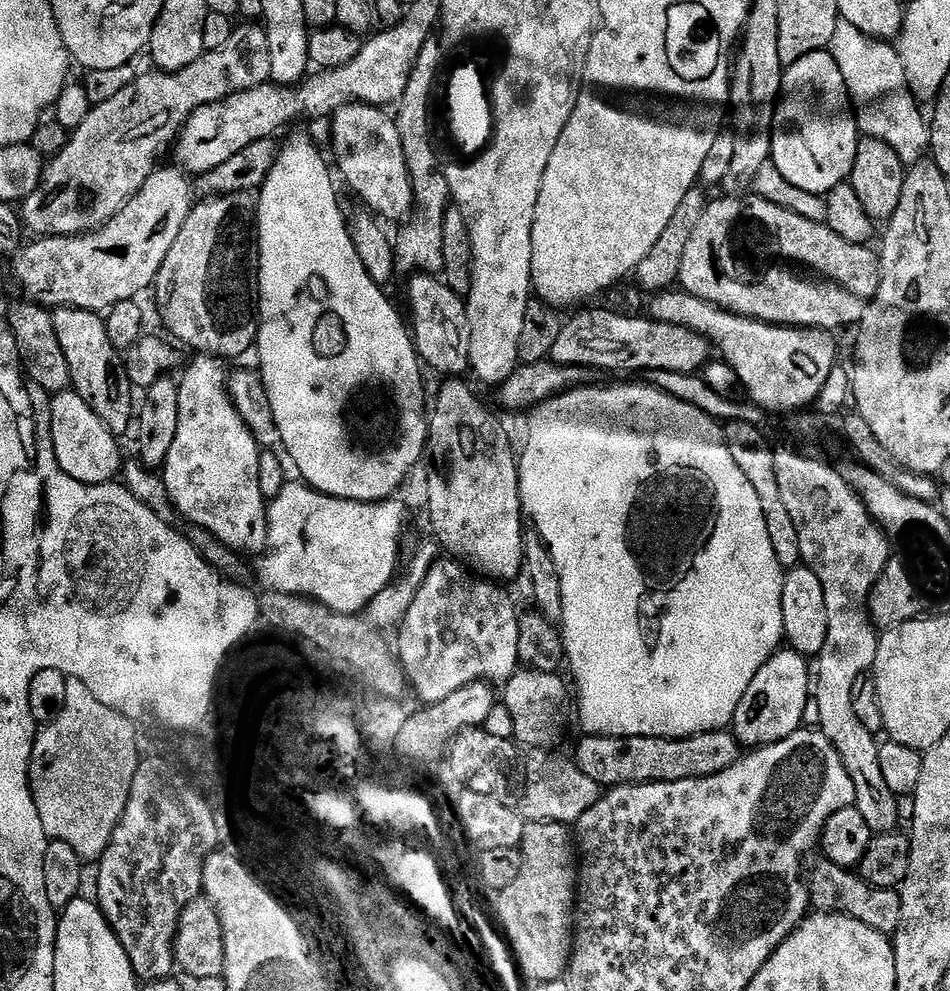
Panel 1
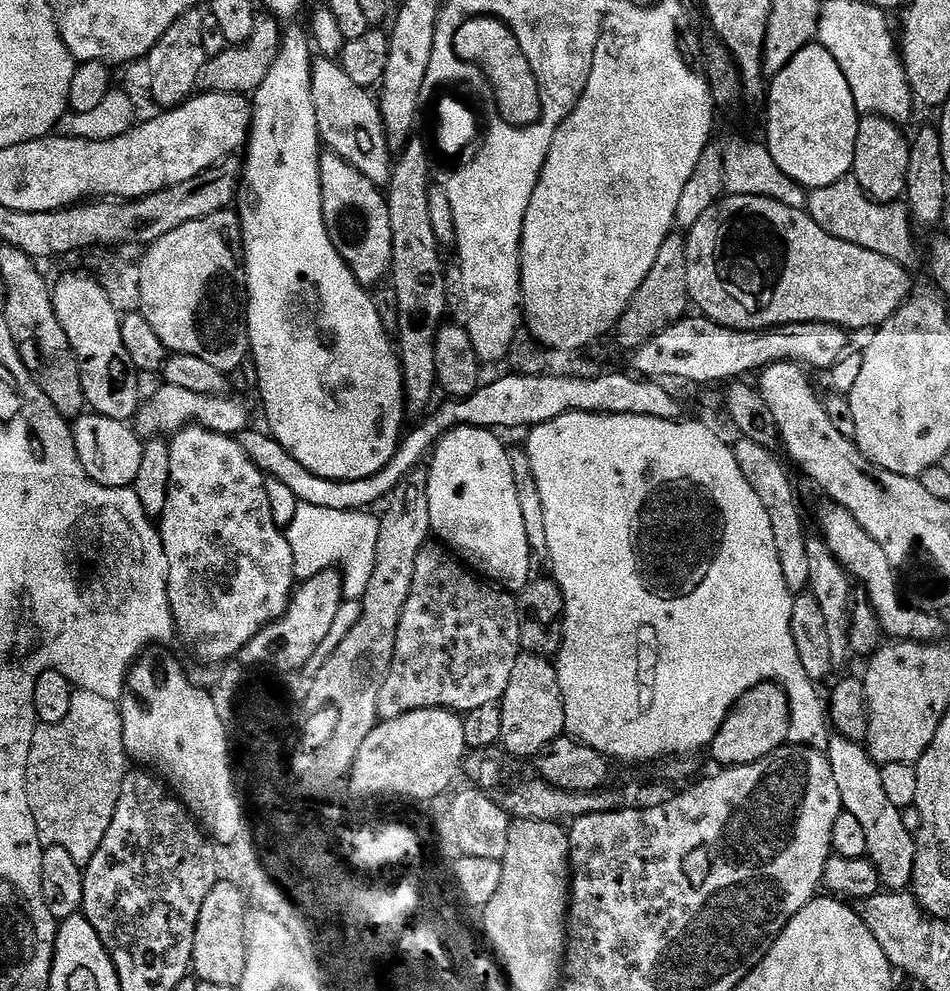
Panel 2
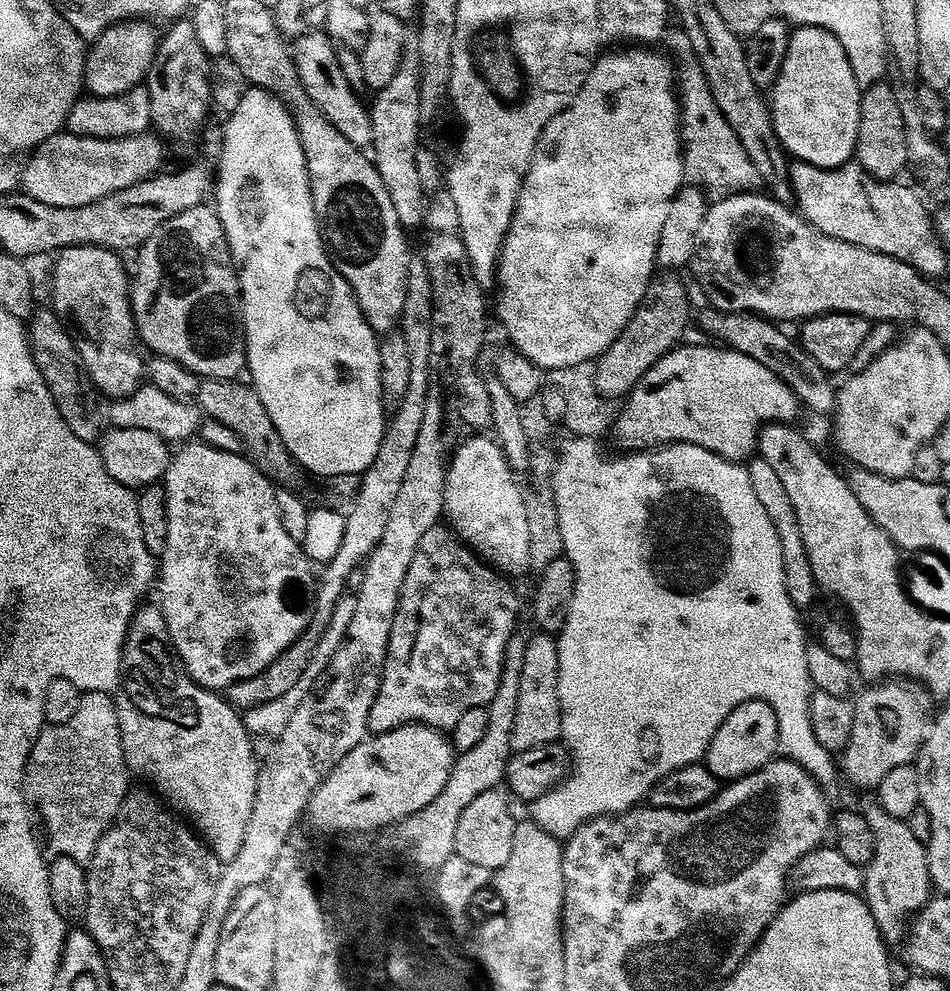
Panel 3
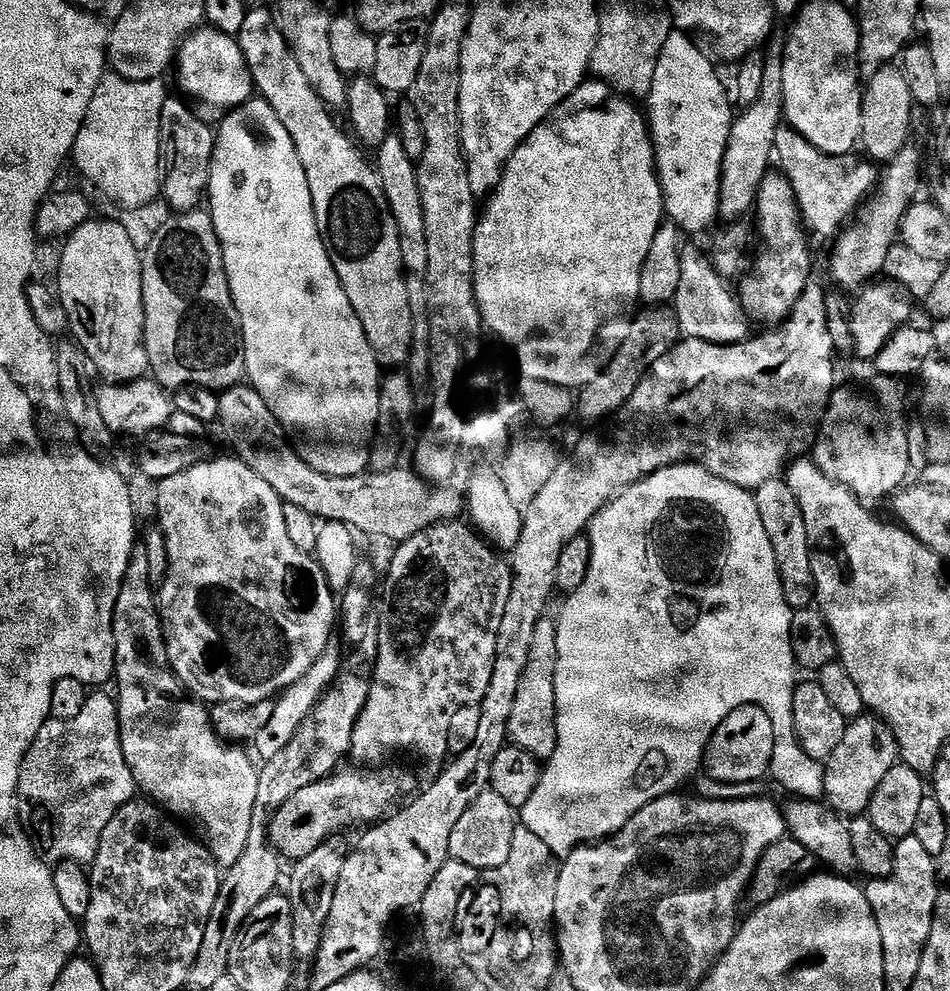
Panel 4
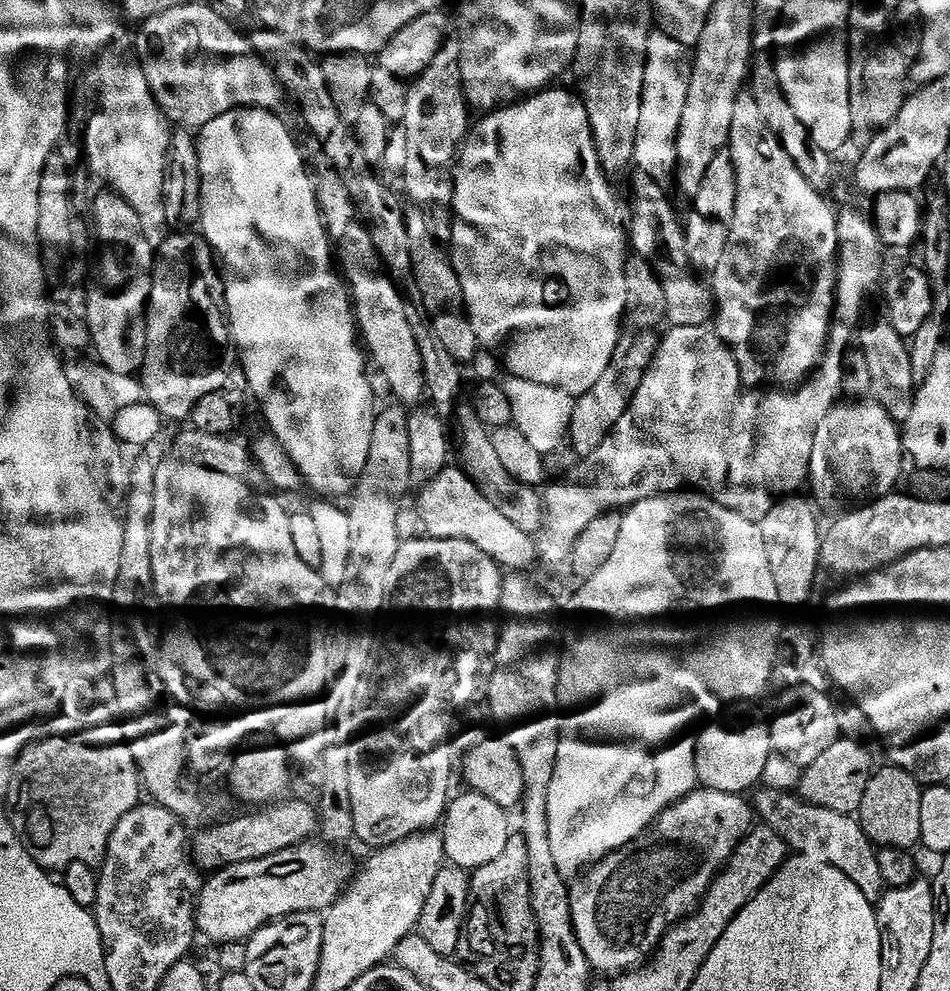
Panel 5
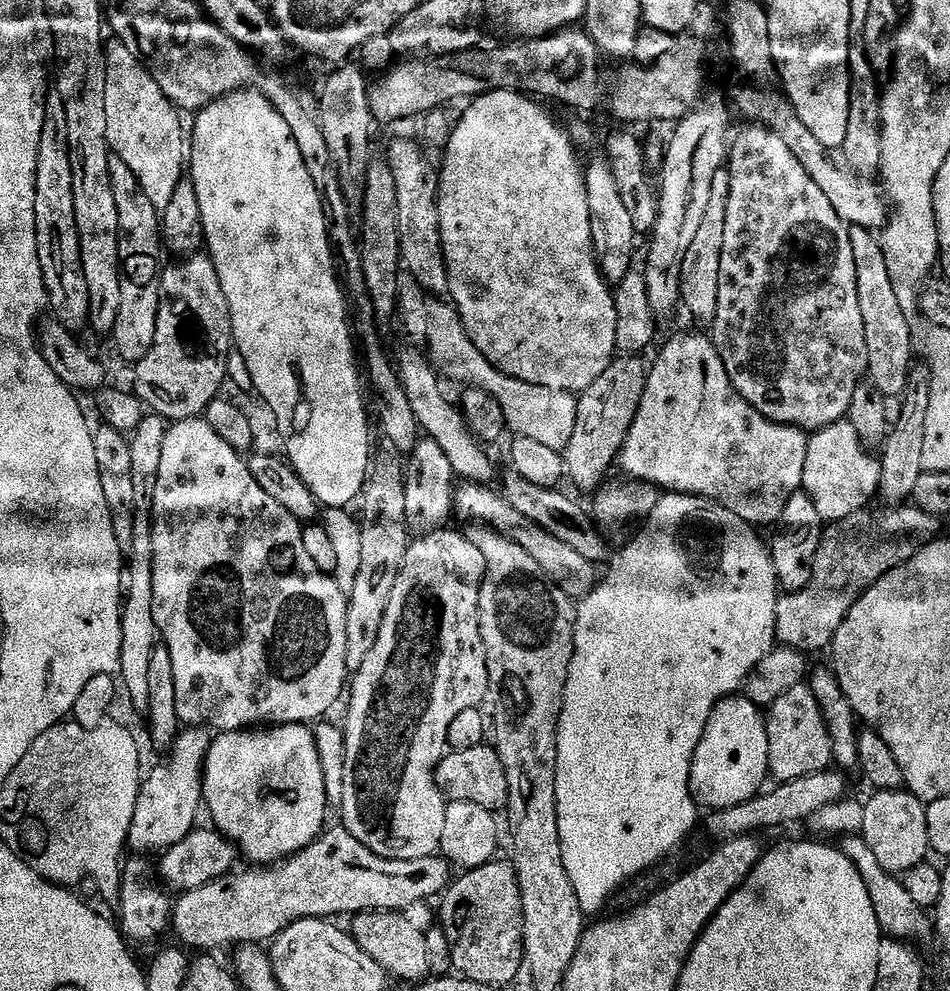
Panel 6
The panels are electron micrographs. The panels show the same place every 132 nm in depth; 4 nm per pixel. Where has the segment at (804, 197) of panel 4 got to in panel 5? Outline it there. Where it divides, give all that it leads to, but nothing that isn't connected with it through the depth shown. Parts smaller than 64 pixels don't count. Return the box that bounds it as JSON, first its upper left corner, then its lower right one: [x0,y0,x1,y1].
[750,58,833,193]

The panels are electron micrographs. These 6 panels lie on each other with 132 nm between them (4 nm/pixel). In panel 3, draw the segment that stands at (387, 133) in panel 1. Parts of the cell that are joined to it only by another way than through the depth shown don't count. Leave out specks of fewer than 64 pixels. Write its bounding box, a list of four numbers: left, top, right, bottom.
[290,30,372,149]

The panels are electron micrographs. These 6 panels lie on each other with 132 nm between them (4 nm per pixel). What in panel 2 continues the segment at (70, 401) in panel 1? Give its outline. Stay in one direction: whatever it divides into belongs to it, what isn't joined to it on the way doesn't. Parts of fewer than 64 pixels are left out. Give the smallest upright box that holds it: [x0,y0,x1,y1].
[72,414,145,488]

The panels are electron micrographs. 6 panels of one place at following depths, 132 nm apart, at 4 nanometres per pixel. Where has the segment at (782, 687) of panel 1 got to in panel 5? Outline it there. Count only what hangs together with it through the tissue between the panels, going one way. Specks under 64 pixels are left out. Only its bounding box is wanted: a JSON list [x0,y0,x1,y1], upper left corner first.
[696,707,774,796]

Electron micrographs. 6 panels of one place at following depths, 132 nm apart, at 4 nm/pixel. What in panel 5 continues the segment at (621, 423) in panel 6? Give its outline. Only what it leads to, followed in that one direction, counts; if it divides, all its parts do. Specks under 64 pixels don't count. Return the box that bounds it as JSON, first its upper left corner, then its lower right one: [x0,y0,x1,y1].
[567,330,660,457]

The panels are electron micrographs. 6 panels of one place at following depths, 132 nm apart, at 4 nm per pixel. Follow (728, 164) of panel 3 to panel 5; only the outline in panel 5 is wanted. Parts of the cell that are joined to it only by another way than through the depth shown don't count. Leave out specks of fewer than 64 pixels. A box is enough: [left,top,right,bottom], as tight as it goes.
[634,30,693,185]

